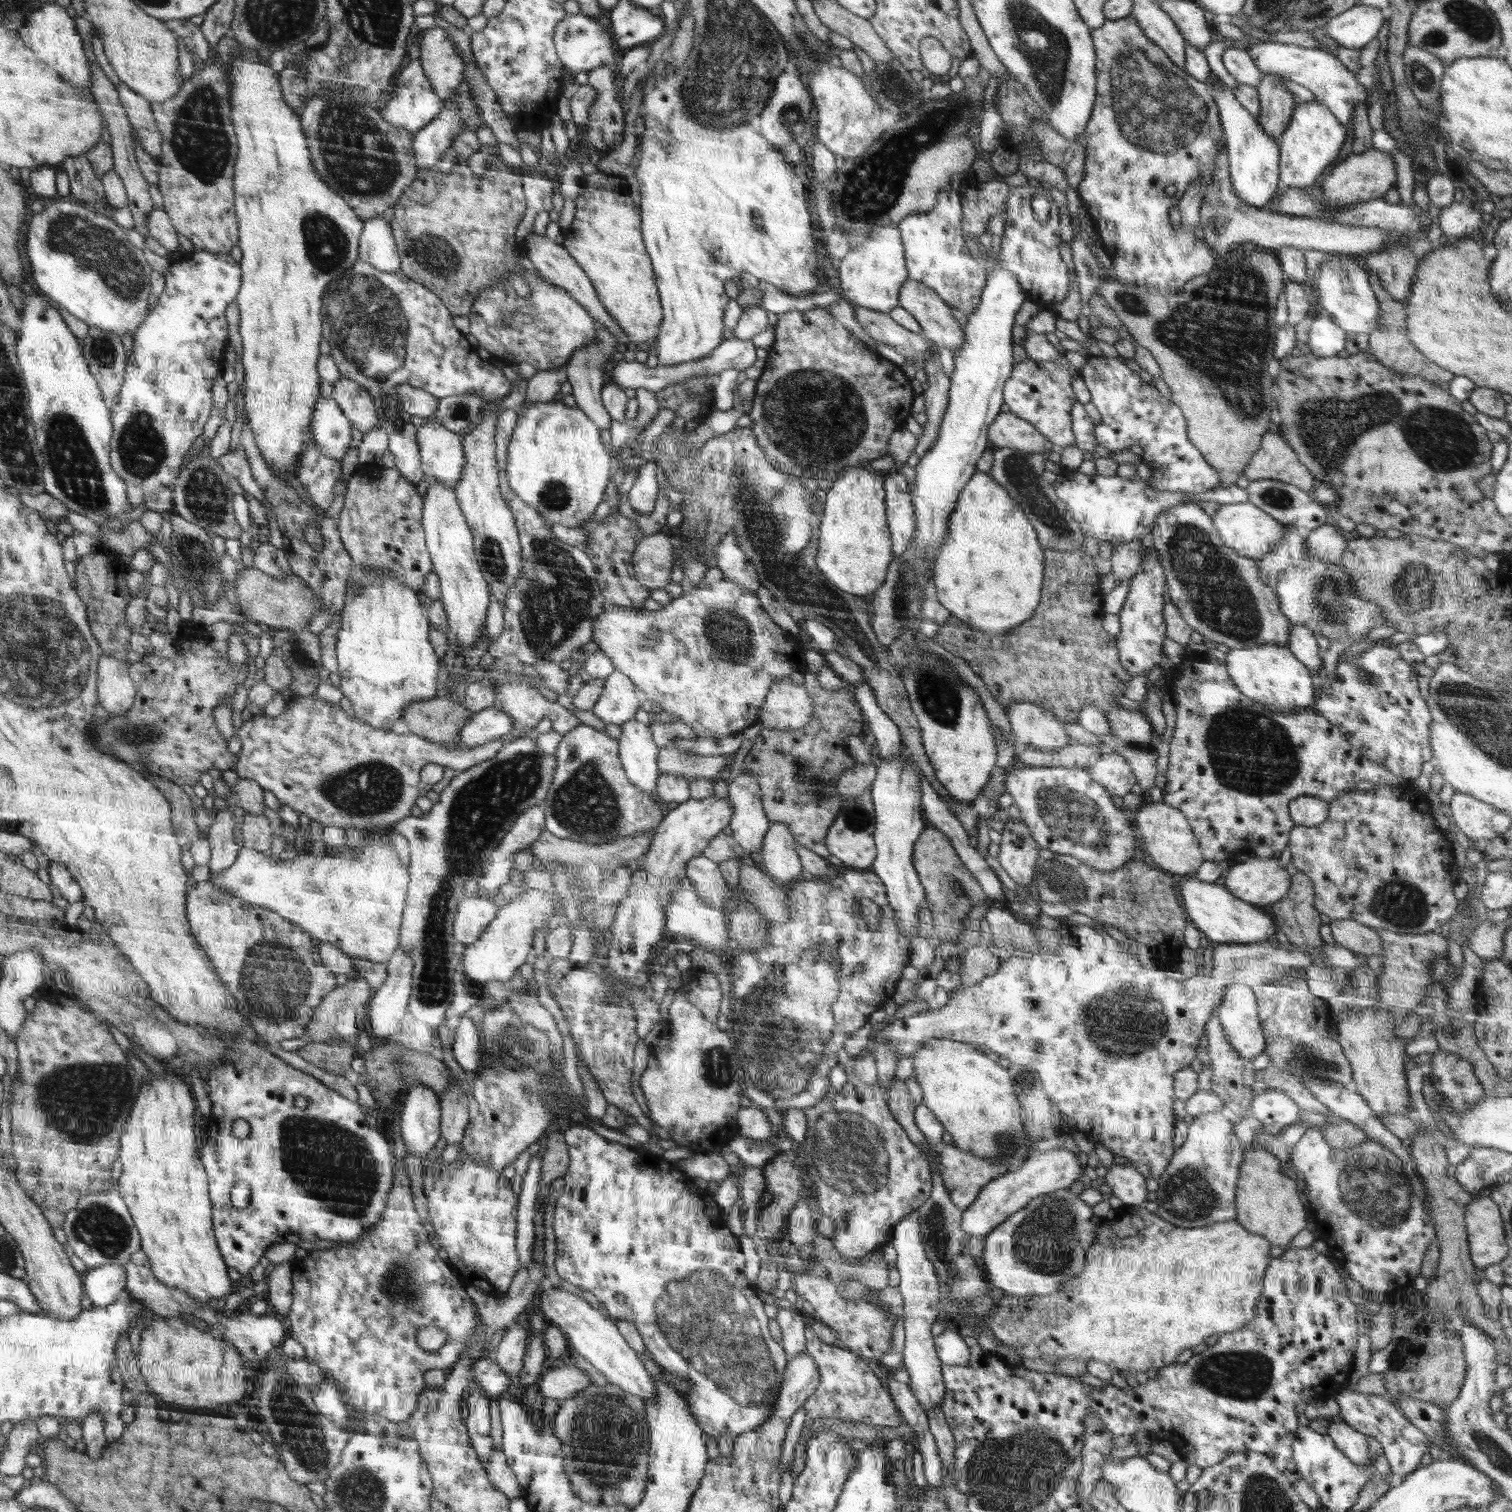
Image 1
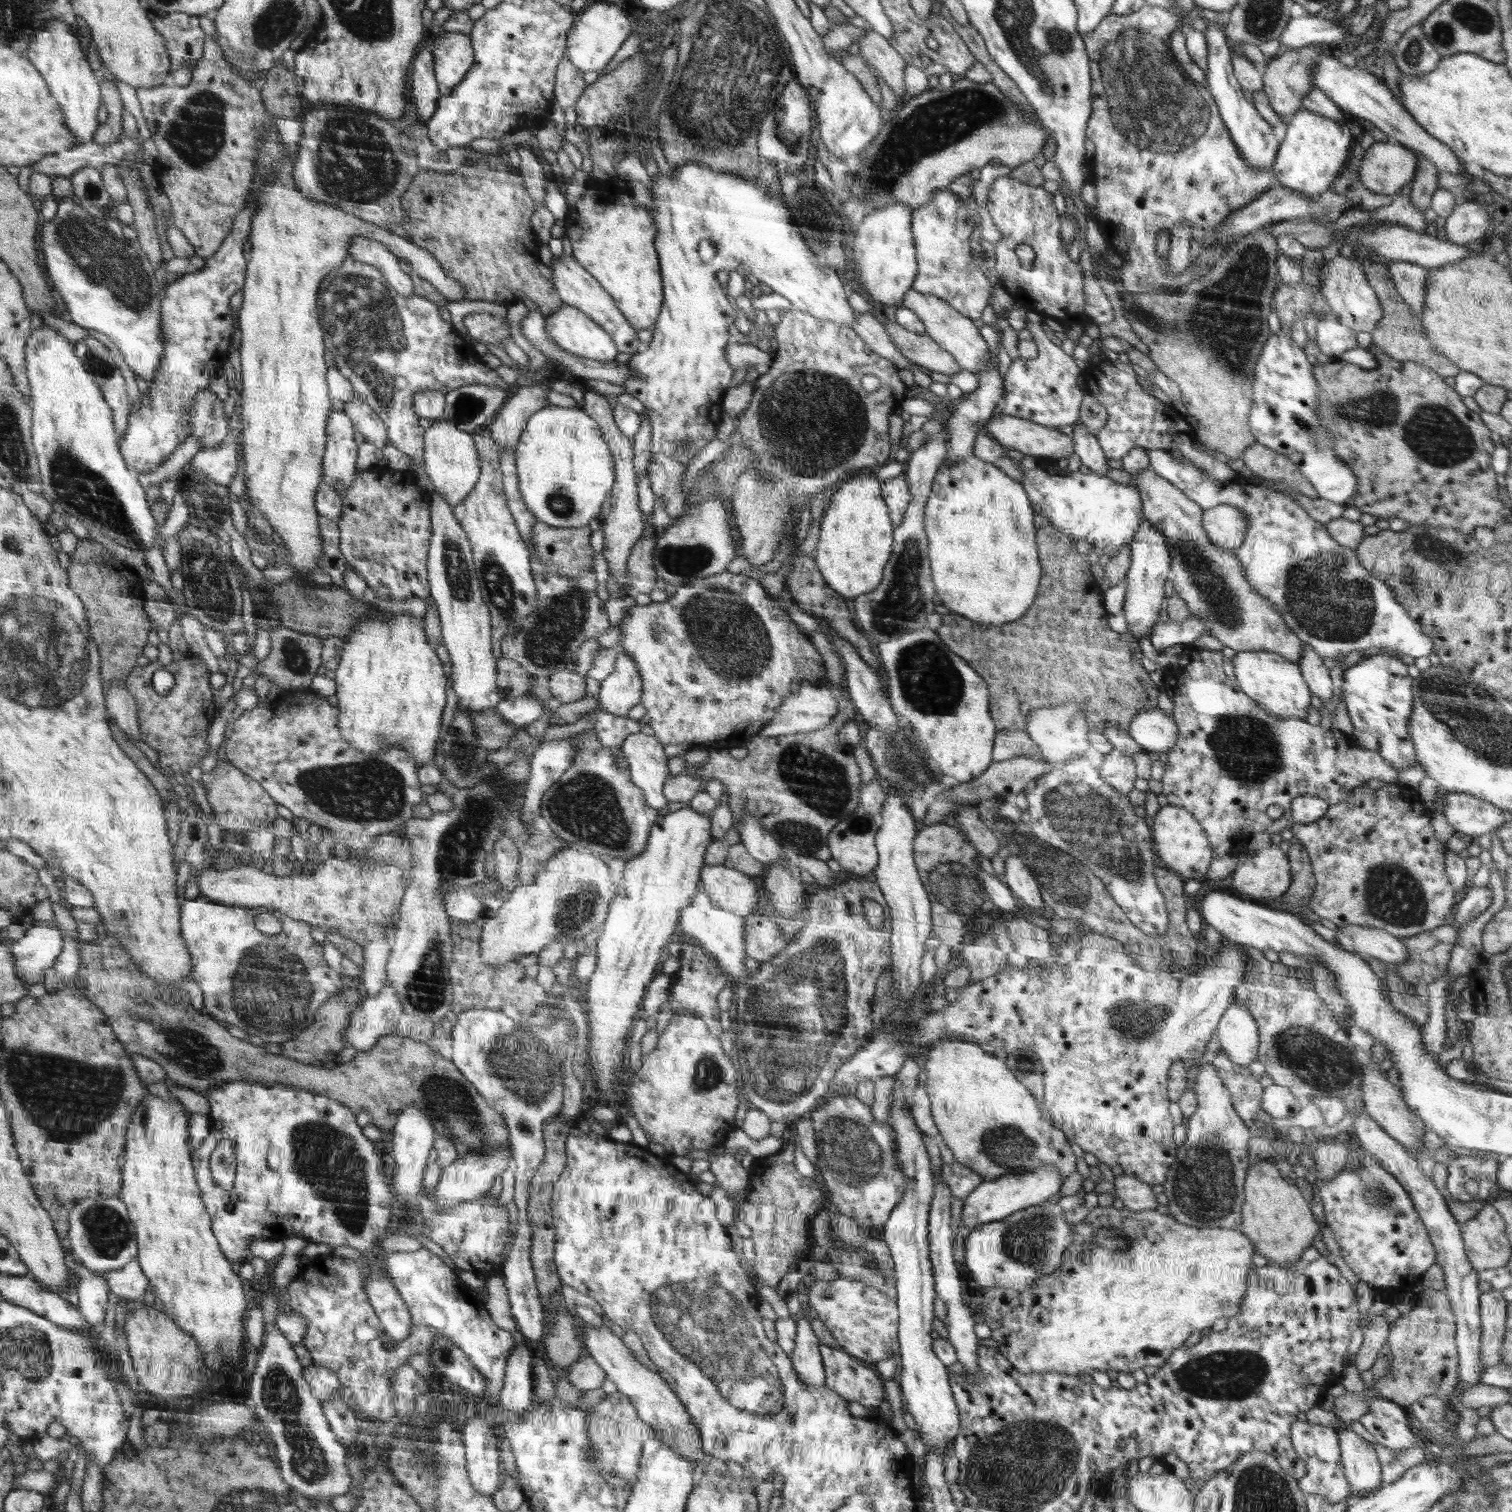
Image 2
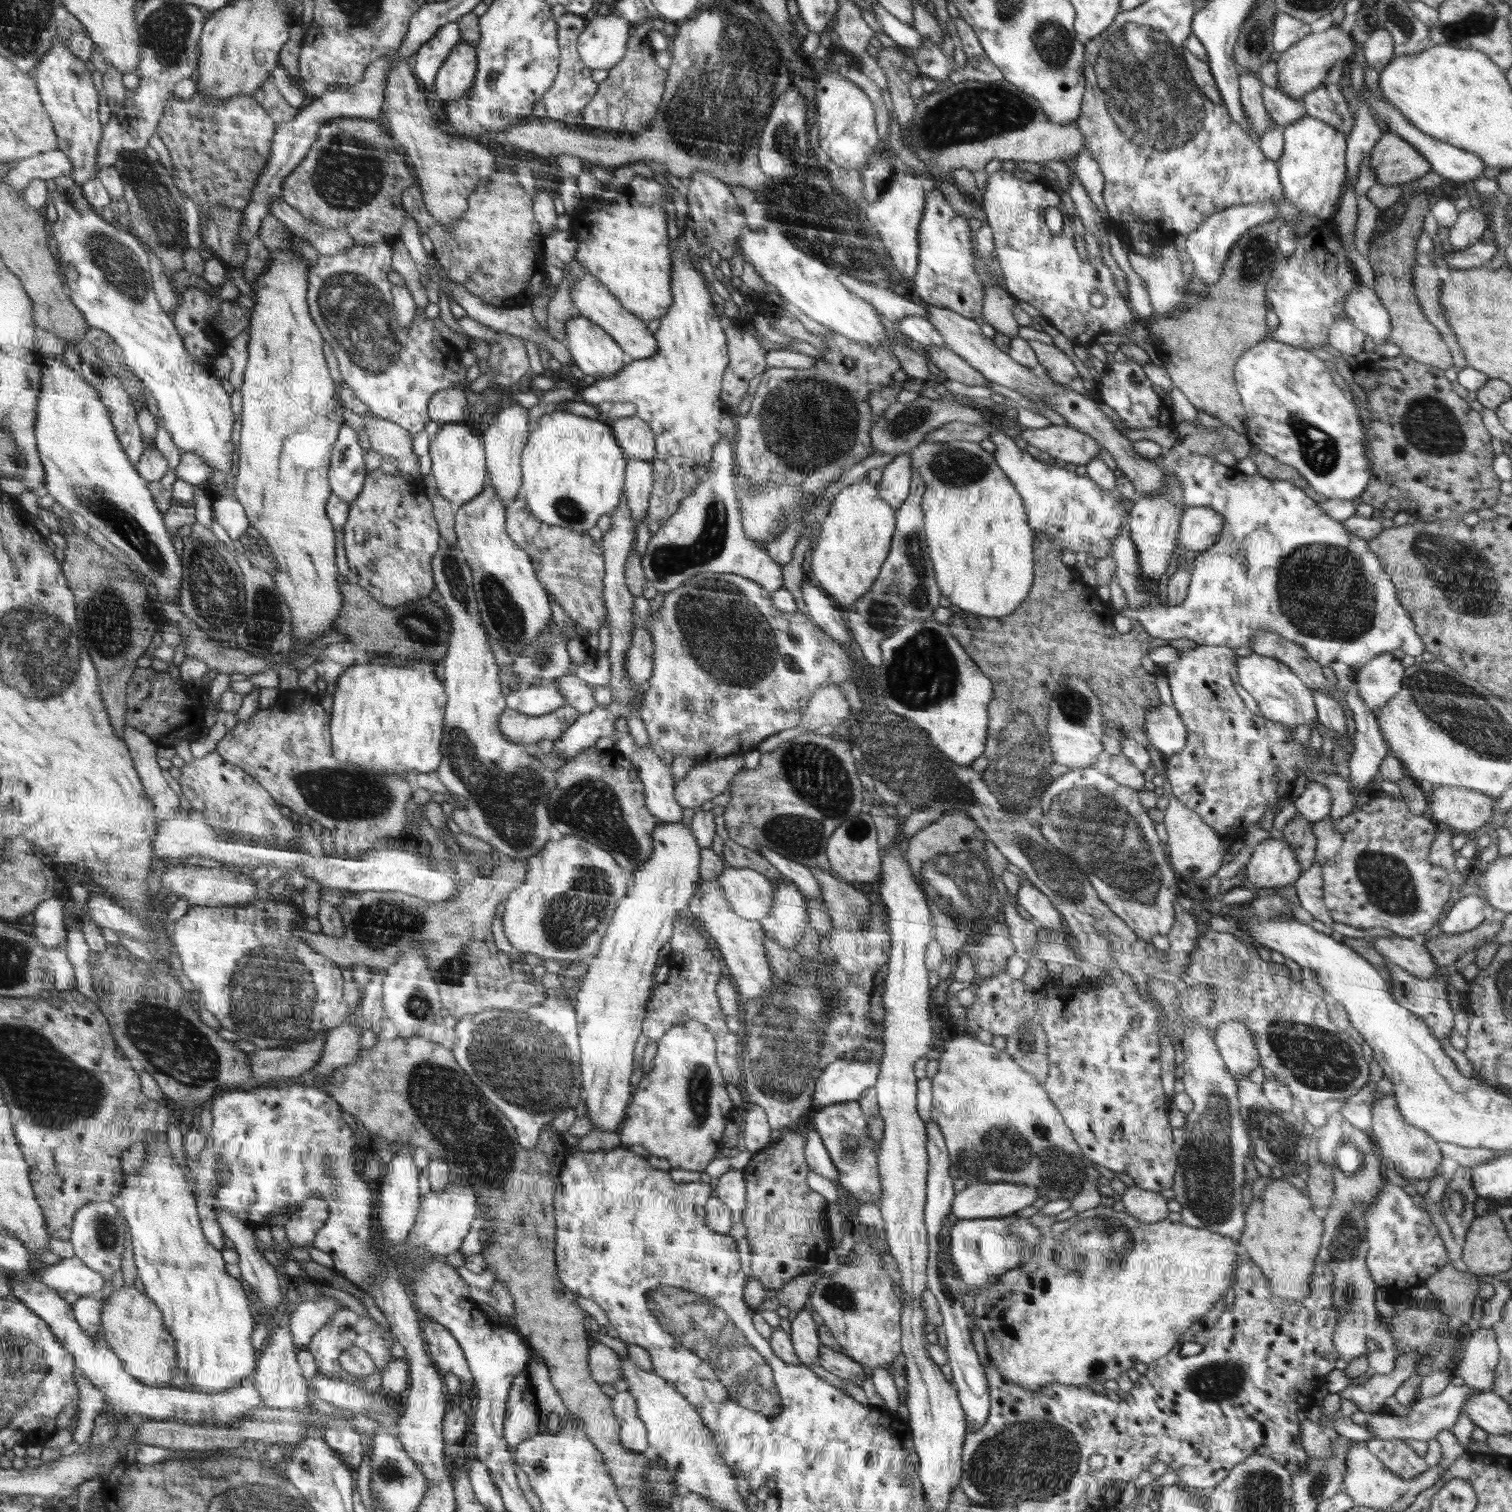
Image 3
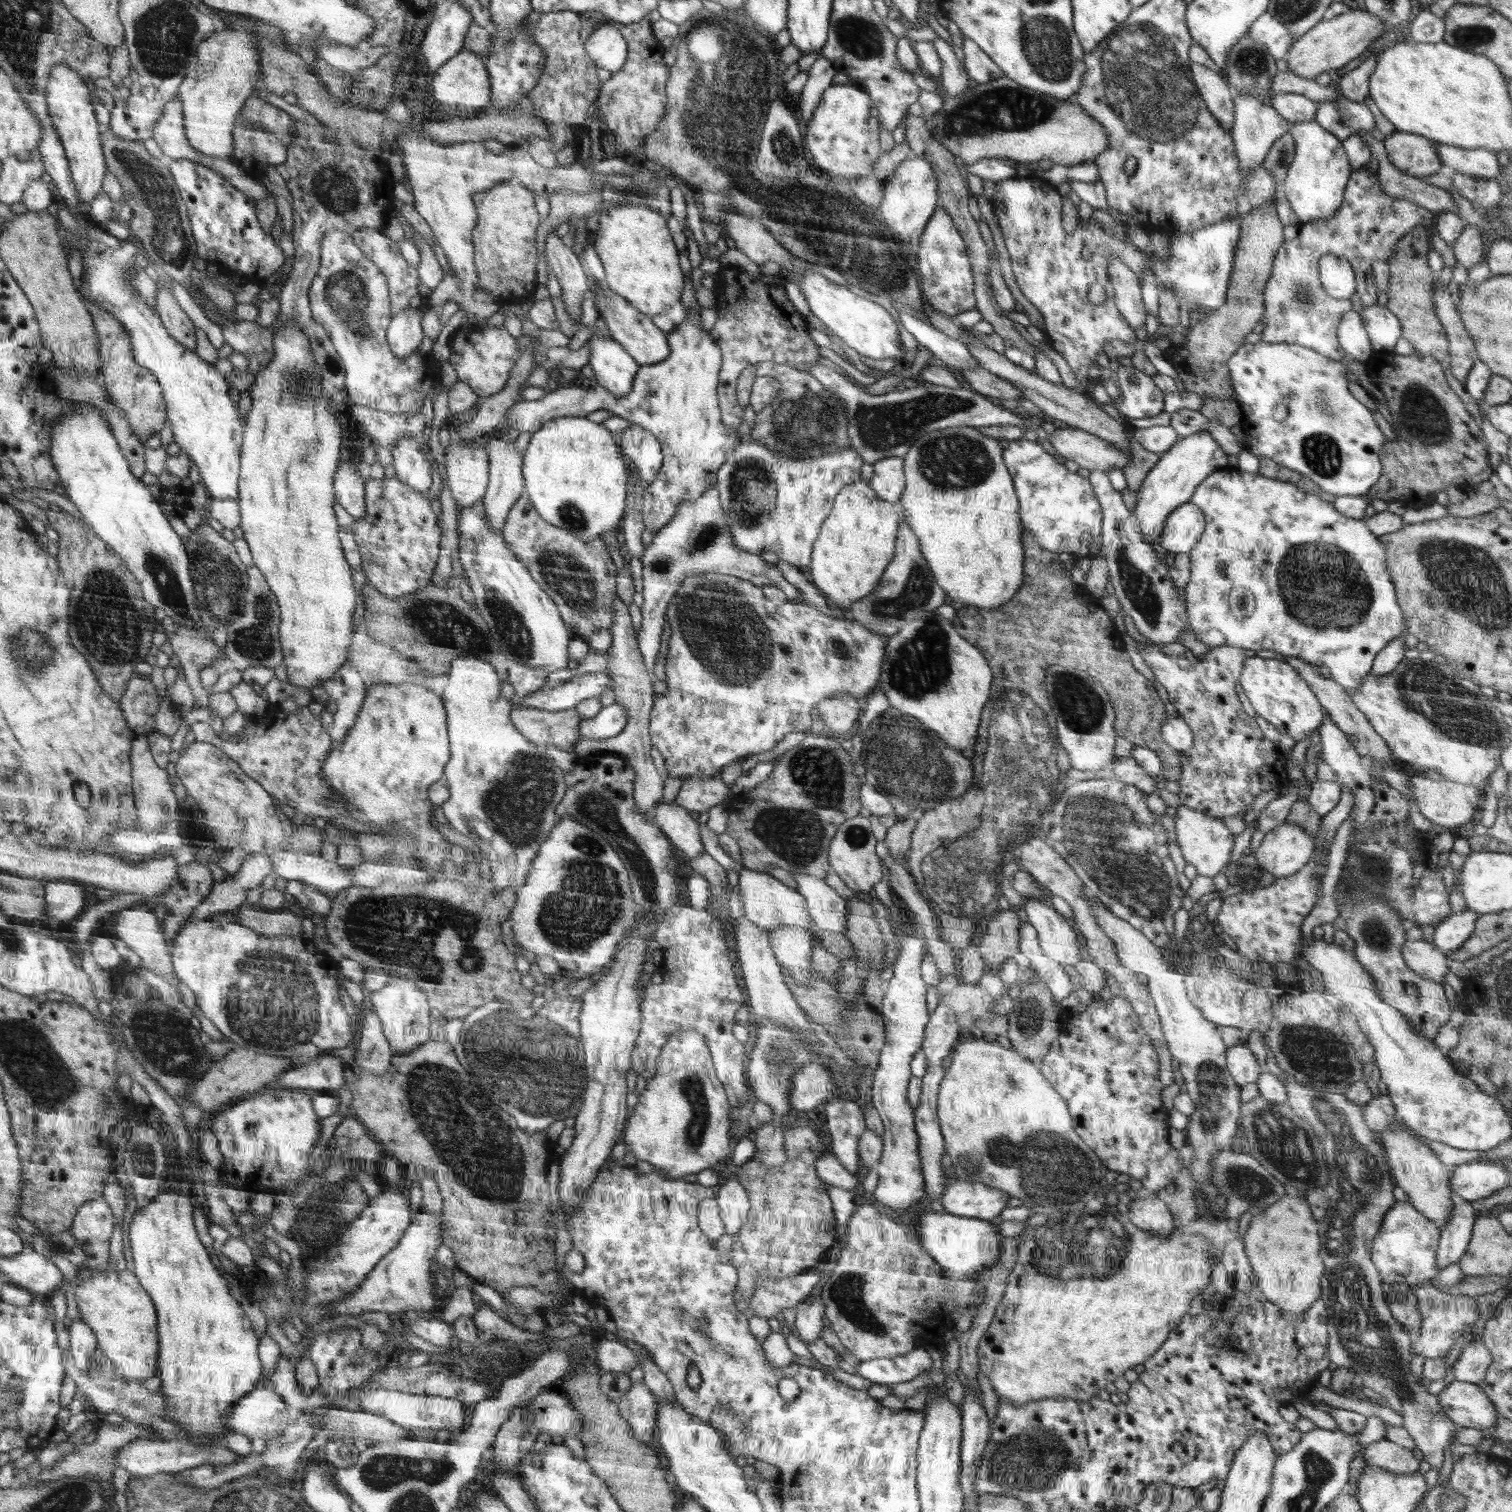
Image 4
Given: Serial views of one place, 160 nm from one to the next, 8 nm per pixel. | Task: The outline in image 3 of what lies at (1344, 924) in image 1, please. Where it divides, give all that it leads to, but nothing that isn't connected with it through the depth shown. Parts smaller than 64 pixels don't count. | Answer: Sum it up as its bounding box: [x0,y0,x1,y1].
[1371,937,1438,979]

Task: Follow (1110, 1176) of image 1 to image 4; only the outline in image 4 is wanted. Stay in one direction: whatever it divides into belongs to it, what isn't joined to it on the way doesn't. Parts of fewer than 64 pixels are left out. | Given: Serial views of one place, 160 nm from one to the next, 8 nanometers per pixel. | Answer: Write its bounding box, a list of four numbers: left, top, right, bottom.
[1126,1195,1176,1238]

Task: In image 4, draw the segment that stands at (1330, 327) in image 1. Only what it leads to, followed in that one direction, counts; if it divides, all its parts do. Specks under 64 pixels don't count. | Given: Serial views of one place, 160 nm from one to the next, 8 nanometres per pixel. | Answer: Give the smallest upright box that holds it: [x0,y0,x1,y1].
[1336,310,1373,361]

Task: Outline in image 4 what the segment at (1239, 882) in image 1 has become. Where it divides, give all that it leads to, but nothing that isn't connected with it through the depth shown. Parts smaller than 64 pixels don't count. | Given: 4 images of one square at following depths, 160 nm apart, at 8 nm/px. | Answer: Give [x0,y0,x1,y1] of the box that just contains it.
[1255,822,1314,878]

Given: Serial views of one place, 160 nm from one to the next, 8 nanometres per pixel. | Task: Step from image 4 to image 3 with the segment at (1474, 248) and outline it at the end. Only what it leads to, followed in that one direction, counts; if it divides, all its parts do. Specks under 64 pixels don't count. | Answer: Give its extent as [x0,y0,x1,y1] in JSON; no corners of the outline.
[1448,208,1489,250]

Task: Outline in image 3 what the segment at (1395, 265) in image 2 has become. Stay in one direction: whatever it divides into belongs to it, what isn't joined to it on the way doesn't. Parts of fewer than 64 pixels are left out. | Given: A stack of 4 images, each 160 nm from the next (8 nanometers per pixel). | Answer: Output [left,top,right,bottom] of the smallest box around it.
[1412,264,1467,368]

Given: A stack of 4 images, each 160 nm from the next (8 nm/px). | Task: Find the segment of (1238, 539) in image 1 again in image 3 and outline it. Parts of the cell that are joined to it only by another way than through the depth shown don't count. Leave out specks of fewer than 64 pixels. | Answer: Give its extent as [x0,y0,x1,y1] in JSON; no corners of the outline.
[1177,506,1225,552]

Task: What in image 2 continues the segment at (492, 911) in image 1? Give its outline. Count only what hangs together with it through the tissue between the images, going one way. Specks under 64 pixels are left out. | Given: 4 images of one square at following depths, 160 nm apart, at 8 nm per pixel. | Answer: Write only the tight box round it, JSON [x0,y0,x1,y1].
[444,887,484,925]

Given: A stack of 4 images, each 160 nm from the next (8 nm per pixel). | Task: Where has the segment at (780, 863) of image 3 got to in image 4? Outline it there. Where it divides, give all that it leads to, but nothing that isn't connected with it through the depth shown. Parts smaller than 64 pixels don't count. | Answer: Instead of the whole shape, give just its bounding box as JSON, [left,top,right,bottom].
[796,873,848,934]

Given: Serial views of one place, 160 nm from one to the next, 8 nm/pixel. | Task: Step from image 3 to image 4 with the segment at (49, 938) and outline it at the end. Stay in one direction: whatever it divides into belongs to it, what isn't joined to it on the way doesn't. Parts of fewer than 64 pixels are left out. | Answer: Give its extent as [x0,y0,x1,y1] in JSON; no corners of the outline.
[46,880,86,922]

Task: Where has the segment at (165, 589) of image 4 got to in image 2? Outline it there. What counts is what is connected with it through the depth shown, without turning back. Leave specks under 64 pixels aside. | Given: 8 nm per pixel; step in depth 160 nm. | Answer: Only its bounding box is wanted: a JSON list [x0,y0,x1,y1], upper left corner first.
[27,325,157,550]

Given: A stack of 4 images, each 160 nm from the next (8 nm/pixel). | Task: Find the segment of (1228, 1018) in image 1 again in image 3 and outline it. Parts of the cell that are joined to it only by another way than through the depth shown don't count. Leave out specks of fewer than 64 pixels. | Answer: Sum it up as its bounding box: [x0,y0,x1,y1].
[1214,1022,1259,1078]

